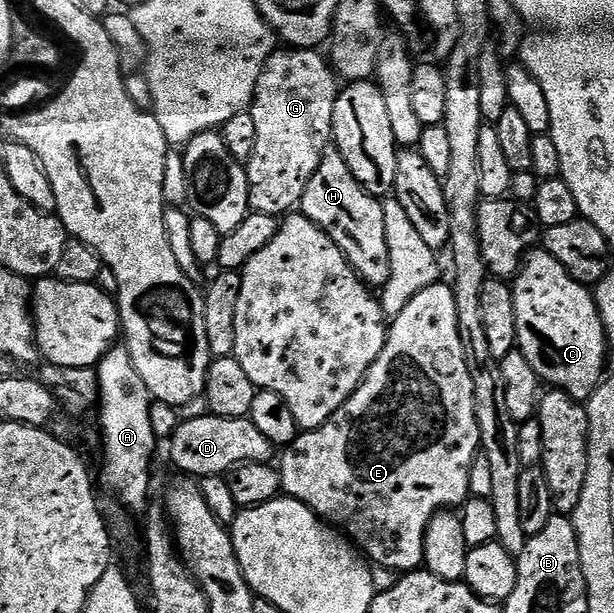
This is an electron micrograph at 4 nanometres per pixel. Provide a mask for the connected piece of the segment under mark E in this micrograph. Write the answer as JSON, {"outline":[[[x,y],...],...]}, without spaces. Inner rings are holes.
{"outline":[[[436,284],[417,292],[417,296],[413,296],[413,300],[405,304],[402,312],[394,315],[387,331],[387,344],[381,356],[371,366],[350,400],[323,426],[300,433],[299,437],[282,451],[283,463],[278,463],[277,466],[279,479],[283,481],[282,493],[286,497],[297,499],[298,502],[309,507],[320,520],[342,531],[376,567],[384,566],[387,570],[399,570],[398,572],[414,572],[424,565],[425,538],[431,521],[435,514],[446,511],[448,508],[462,507],[466,503],[471,492],[469,472],[476,458],[481,454],[473,376],[469,372],[467,353],[459,331],[455,291],[450,285],[443,285]]]}

